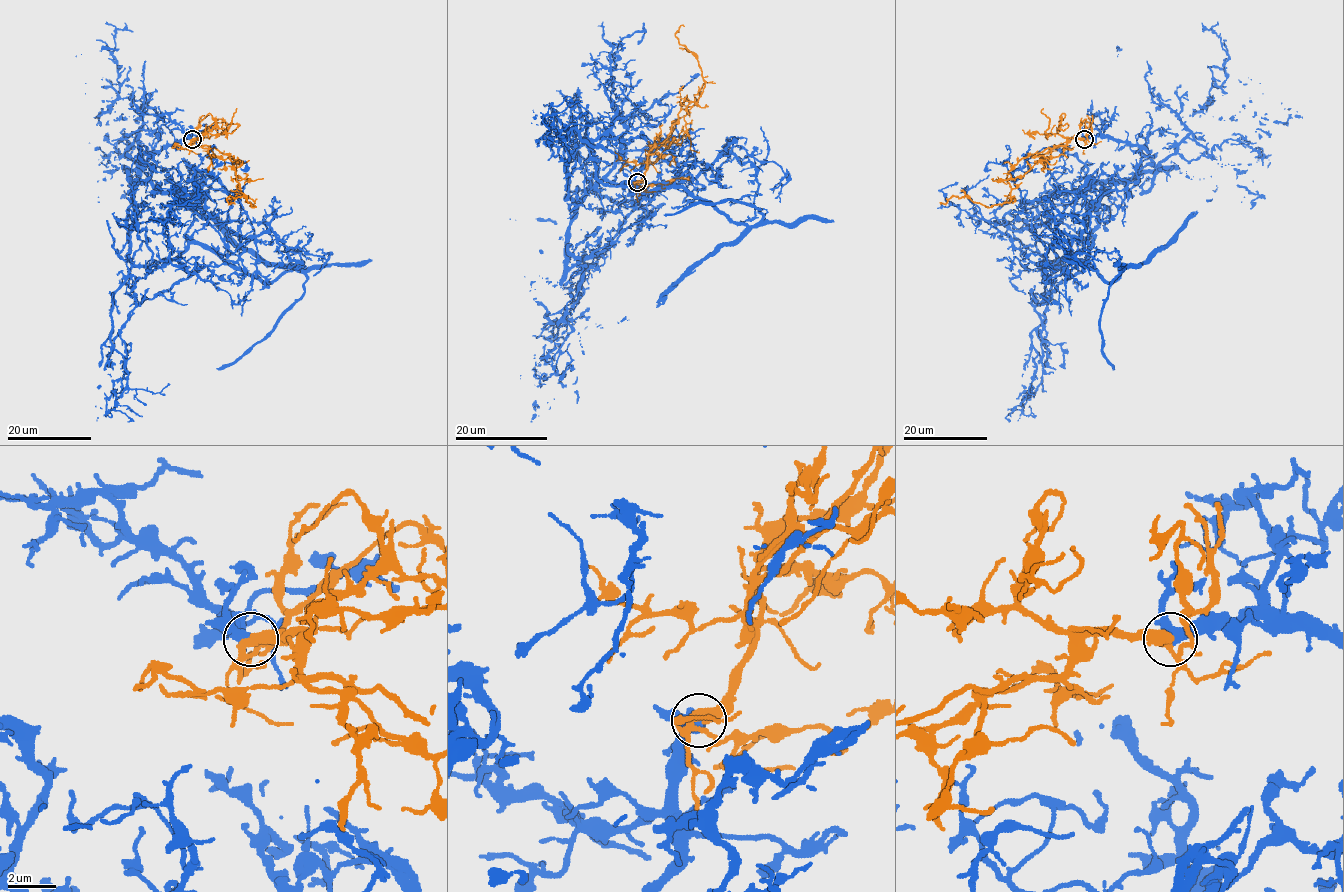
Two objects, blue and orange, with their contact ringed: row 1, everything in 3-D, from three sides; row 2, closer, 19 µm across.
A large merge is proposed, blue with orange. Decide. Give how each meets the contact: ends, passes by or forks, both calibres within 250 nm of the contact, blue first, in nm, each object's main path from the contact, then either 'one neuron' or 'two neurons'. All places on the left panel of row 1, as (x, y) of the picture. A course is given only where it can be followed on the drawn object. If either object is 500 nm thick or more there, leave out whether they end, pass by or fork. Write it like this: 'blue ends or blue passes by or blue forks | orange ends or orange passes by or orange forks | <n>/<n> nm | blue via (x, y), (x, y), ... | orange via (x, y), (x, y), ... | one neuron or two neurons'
blue passes by | orange forks | 320/320 nm | blue via (192, 139), (147, 162), (186, 200), (201, 190), (185, 234), (264, 282), (306, 278), (277, 324), (216, 368) | orange via (192, 139), (230, 158), (240, 193), (254, 205), (230, 195), (226, 201), (235, 204) | one neuron

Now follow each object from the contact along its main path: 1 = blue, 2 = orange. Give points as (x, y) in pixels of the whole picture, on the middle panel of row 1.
1: (637, 182), (620, 230), (588, 256), (647, 215), (632, 185), (762, 218), (730, 200), (663, 214)
2: (637, 182), (647, 158), (677, 121), (685, 98), (695, 102), (705, 84), (699, 61), (675, 33), (684, 26)

